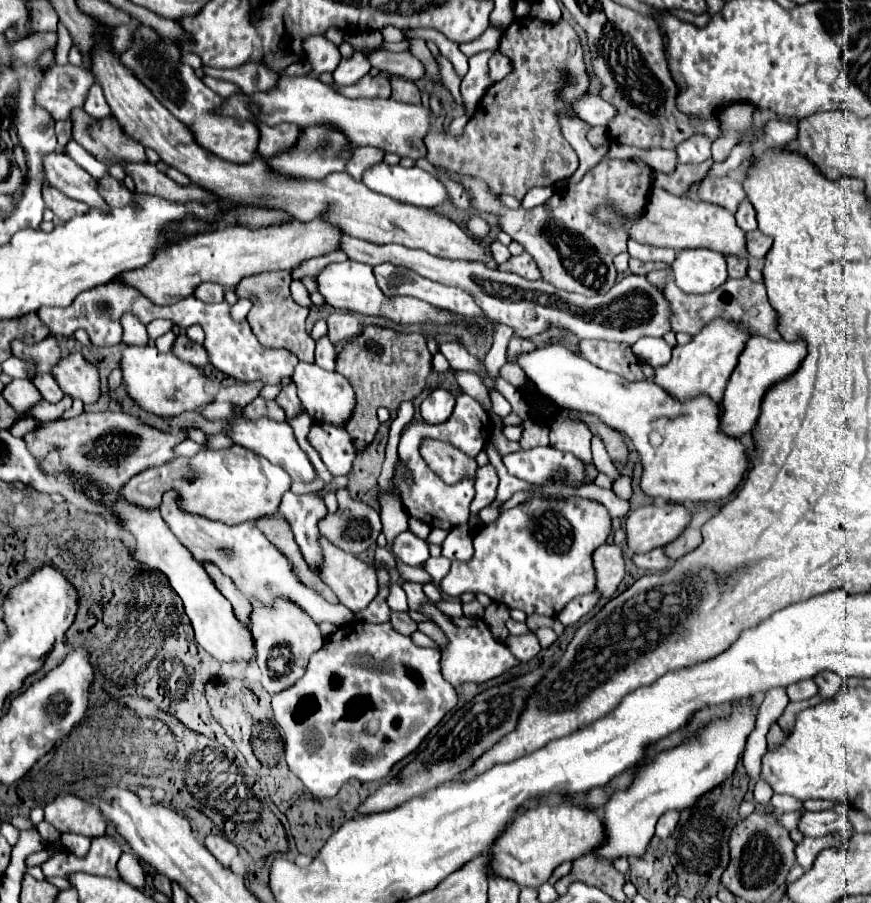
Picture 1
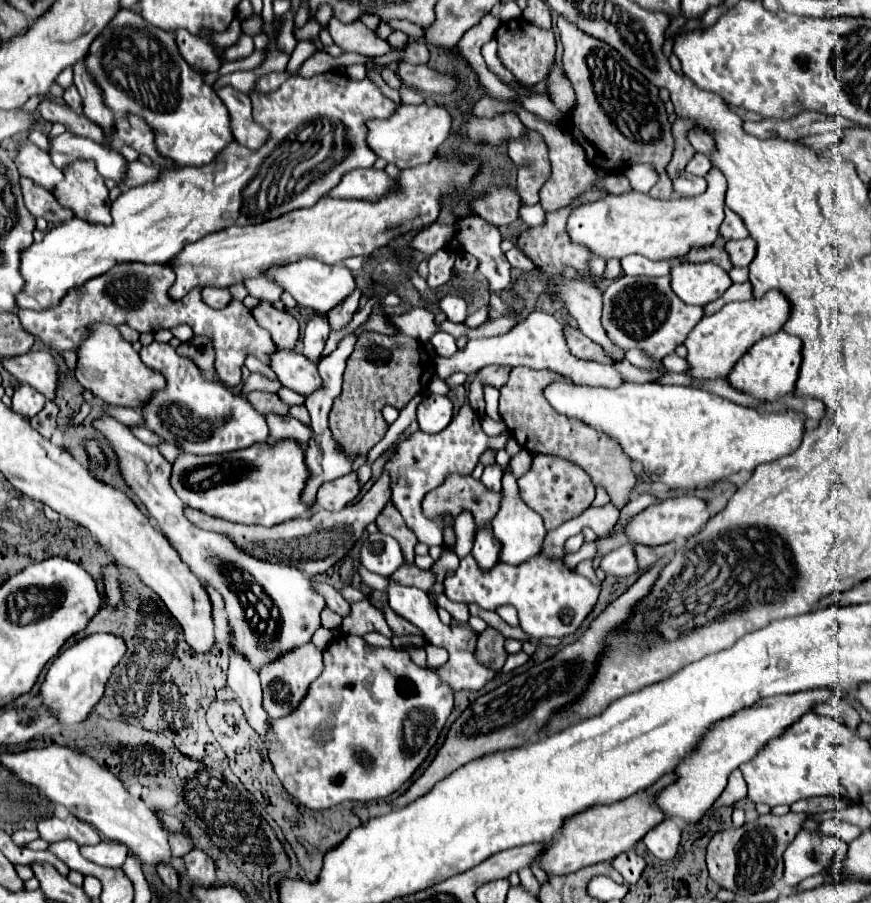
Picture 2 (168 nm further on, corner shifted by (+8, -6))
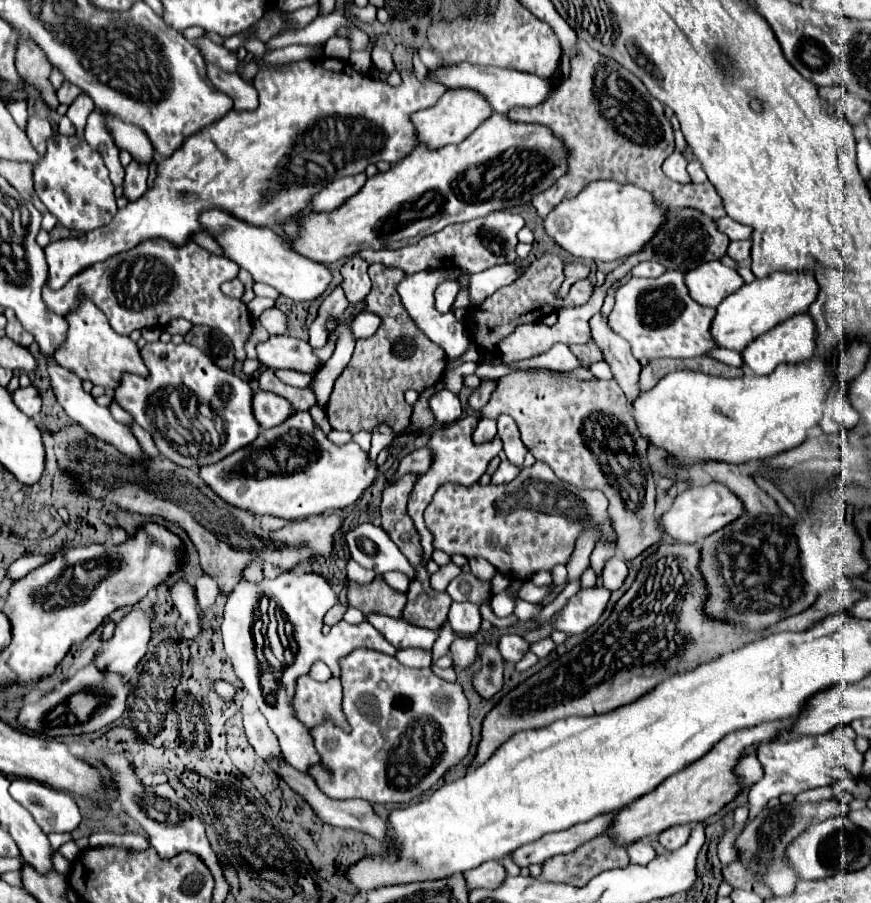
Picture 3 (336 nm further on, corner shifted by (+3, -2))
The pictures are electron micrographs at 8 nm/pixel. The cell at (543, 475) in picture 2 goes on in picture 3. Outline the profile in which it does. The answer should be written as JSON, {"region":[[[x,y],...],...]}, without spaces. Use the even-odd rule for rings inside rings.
{"region":[[[535,462],[529,468],[521,468],[519,476],[509,484],[443,484],[429,506],[425,508],[425,524],[433,532],[433,546],[447,554],[463,554],[463,556],[481,556],[489,560],[497,570],[507,574],[509,578],[529,578],[537,570],[551,570],[557,564],[567,564],[569,554],[575,548],[577,536],[589,528],[589,524],[603,524],[601,536],[615,538],[611,528],[611,520],[607,516],[607,498],[599,490],[581,490],[571,484],[559,480],[553,470],[545,462]]]}

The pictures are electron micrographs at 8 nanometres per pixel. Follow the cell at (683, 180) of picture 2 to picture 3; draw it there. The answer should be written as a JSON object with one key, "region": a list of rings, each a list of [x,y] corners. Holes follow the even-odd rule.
{"region":[[[677,150],[665,160],[663,170],[665,170],[665,174],[669,174],[669,178],[673,178],[673,180],[677,180],[677,182],[681,182],[681,184],[689,184],[689,182],[691,182],[691,176],[689,176],[689,172],[687,172],[687,160],[685,160],[685,156],[683,156],[681,152],[677,152]]]}

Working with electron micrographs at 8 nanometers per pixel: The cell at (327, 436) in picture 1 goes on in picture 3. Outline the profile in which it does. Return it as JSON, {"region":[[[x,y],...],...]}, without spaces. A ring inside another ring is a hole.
{"region":[[[263,390],[253,396],[253,412],[261,428],[275,428],[293,416],[293,408],[285,398]]]}

